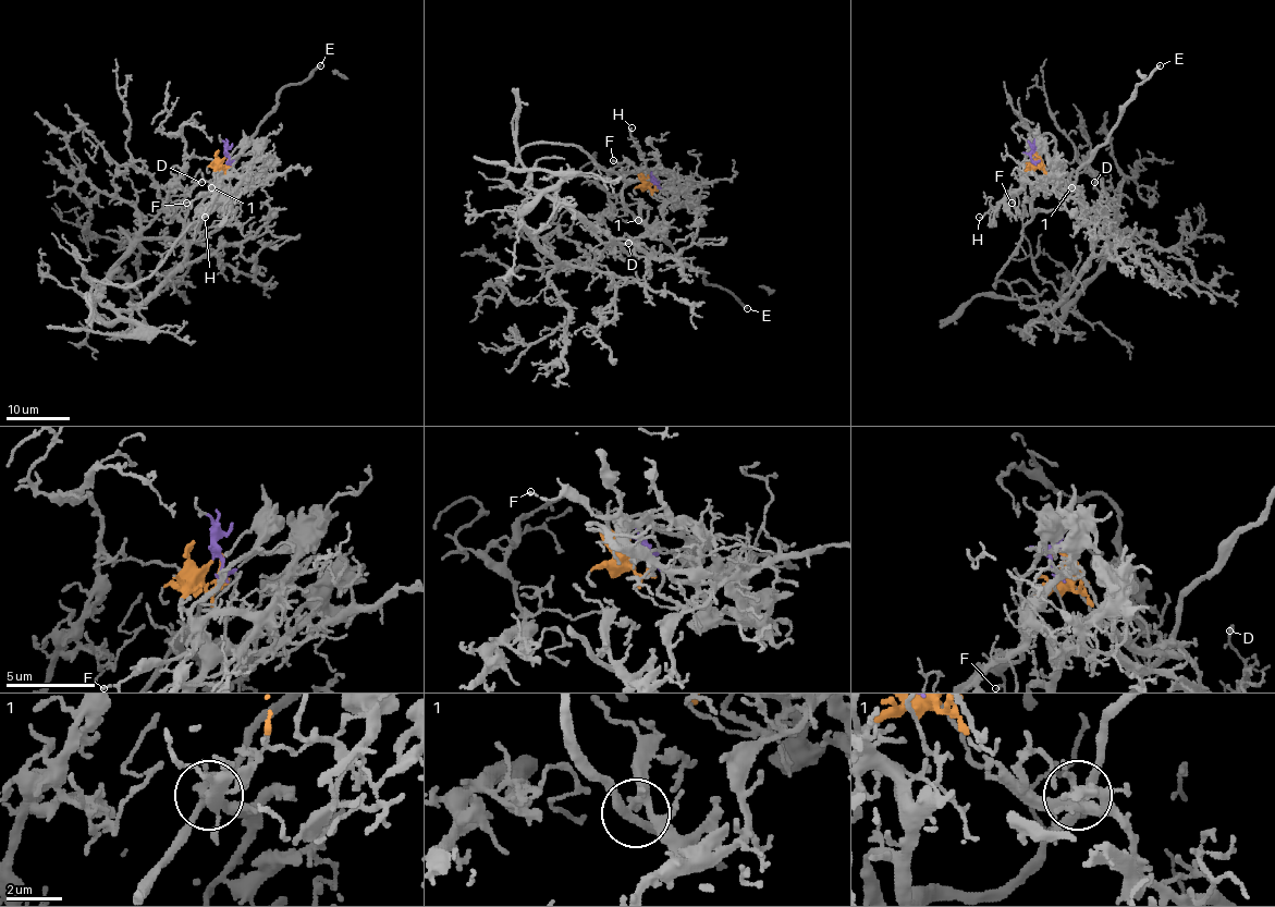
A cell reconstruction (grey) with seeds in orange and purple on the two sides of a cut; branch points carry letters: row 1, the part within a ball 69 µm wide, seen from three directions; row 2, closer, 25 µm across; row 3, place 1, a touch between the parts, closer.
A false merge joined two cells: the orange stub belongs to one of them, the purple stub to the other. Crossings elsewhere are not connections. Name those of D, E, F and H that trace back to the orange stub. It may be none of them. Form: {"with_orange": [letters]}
{"with_orange": ["E", "F", "H"]}

